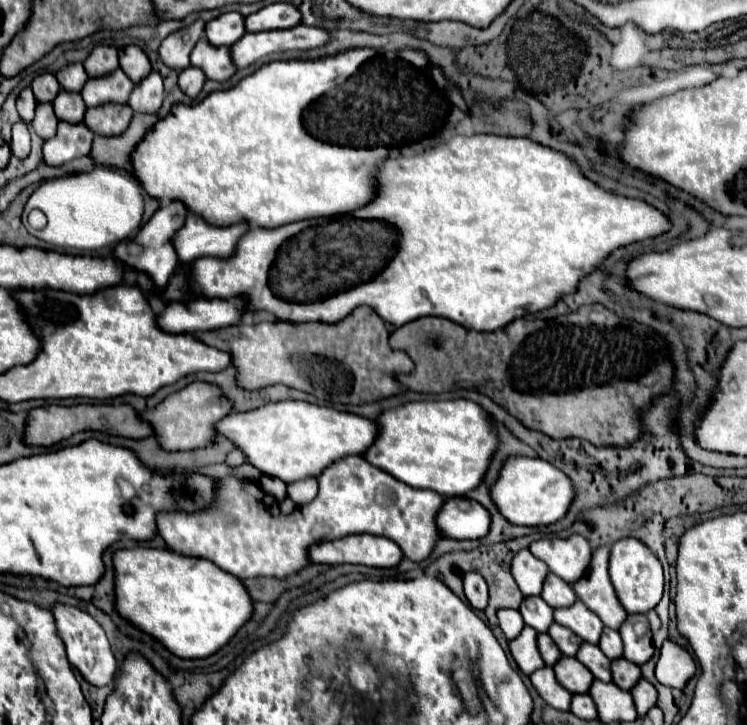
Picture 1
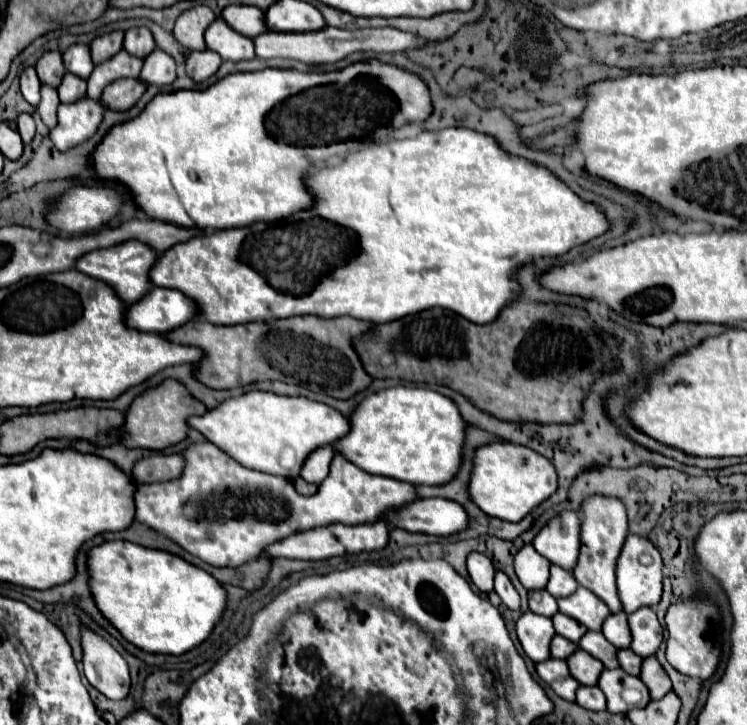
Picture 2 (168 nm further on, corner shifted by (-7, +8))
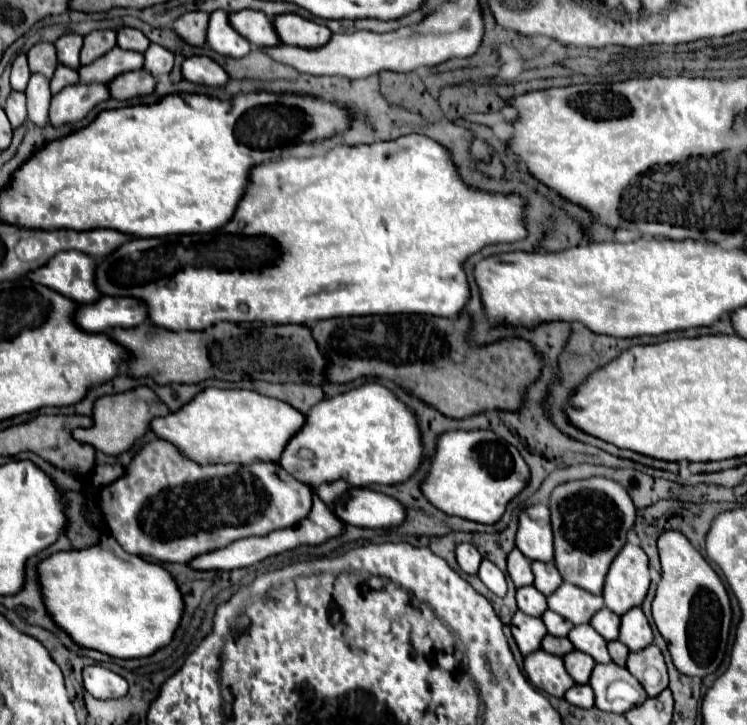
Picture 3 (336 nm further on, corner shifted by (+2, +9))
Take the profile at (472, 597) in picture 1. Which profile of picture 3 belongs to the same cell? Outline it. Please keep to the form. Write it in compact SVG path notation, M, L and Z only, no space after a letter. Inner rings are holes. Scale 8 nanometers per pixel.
M459 544L457 546L457 562L465 574L475 576L479 570L479 564L481 564L481 554L477 552L477 548L473 544Z

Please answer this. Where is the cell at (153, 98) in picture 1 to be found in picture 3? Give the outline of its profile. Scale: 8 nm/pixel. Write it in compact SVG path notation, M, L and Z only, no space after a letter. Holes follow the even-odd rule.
M151 44L145 52L145 66L143 68L157 78L161 74L169 74L173 68L173 54L157 44Z

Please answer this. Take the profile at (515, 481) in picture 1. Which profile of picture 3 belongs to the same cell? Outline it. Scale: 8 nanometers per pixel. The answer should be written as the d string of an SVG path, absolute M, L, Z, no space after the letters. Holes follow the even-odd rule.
M455 430L439 436L431 470L421 484L427 500L445 514L481 524L495 524L507 504L527 488L529 468L519 450L489 430Z

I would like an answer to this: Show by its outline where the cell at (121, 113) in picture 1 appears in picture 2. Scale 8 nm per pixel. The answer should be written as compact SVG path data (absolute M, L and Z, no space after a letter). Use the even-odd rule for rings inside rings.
M118 79L114 83L110 83L104 93L102 93L102 103L108 107L108 109L114 109L114 111L126 111L130 109L140 97L142 93L146 91L146 83L142 79Z

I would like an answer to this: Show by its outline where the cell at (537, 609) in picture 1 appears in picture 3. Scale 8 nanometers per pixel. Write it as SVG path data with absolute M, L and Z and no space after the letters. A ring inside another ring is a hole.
M535 586L517 588L517 606L527 616L541 616L547 610L547 598Z

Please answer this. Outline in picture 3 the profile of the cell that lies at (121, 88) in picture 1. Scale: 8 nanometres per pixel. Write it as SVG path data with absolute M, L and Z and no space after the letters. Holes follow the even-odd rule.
M115 46L111 52L101 56L99 60L79 68L79 82L87 84L107 84L115 76L131 70L139 70L143 66L143 54L121 50Z

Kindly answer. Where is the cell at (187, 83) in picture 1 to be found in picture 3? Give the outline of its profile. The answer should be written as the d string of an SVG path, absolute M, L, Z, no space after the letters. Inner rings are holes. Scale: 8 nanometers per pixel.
M189 56L183 60L183 78L205 84L205 86L223 86L227 82L227 72L209 56Z

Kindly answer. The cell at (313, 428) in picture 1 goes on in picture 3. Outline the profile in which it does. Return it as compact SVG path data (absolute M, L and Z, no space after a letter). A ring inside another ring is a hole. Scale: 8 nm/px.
M205 388L181 410L155 418L151 430L159 438L173 442L185 456L199 464L255 464L279 462L283 448L305 422L305 416L283 400L243 388Z

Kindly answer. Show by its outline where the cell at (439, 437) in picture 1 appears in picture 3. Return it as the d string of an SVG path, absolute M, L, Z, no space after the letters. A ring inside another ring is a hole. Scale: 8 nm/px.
M367 382L367 384L359 386L359 388L353 388L353 390L345 392L345 394L339 394L339 396L335 396L335 398L323 400L323 402L319 402L317 406L313 406L311 412L307 414L307 424L289 440L285 452L283 452L281 460L279 460L279 464L281 464L291 476L295 476L299 482L303 482L303 484L307 484L307 486L311 486L311 488L317 488L317 486L323 484L323 482L331 482L331 480L339 480L339 478L347 480L349 484L353 484L353 486L357 486L357 488L365 488L365 486L369 486L369 484L401 484L403 480L409 480L409 478L419 470L421 462L423 462L423 434L421 434L417 416L415 416L389 388L385 388L383 384L377 384L377 382Z

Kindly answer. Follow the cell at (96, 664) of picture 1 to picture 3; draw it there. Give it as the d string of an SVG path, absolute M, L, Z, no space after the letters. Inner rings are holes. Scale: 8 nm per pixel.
M85 666L83 668L85 690L101 700L121 698L127 694L127 682L123 676L103 668L103 666Z

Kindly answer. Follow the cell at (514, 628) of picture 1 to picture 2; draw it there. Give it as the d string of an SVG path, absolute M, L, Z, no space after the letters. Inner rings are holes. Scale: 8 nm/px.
M496 571L494 575L494 591L500 595L500 599L510 607L510 609L520 609L520 597L514 589L514 585L510 583L508 575L504 571Z

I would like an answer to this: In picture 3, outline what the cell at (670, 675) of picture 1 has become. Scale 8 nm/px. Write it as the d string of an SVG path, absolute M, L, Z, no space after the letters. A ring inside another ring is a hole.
M681 532L661 534L657 540L657 546L659 546L663 574L661 574L661 584L659 584L655 600L653 600L655 626L667 642L675 668L679 668L679 672L683 672L687 676L705 678L707 674L713 674L717 670L717 666L723 662L723 656L727 650L729 624L731 624L729 596L727 596L725 586L719 580L717 572L707 564L707 560L691 546L691 542Z

